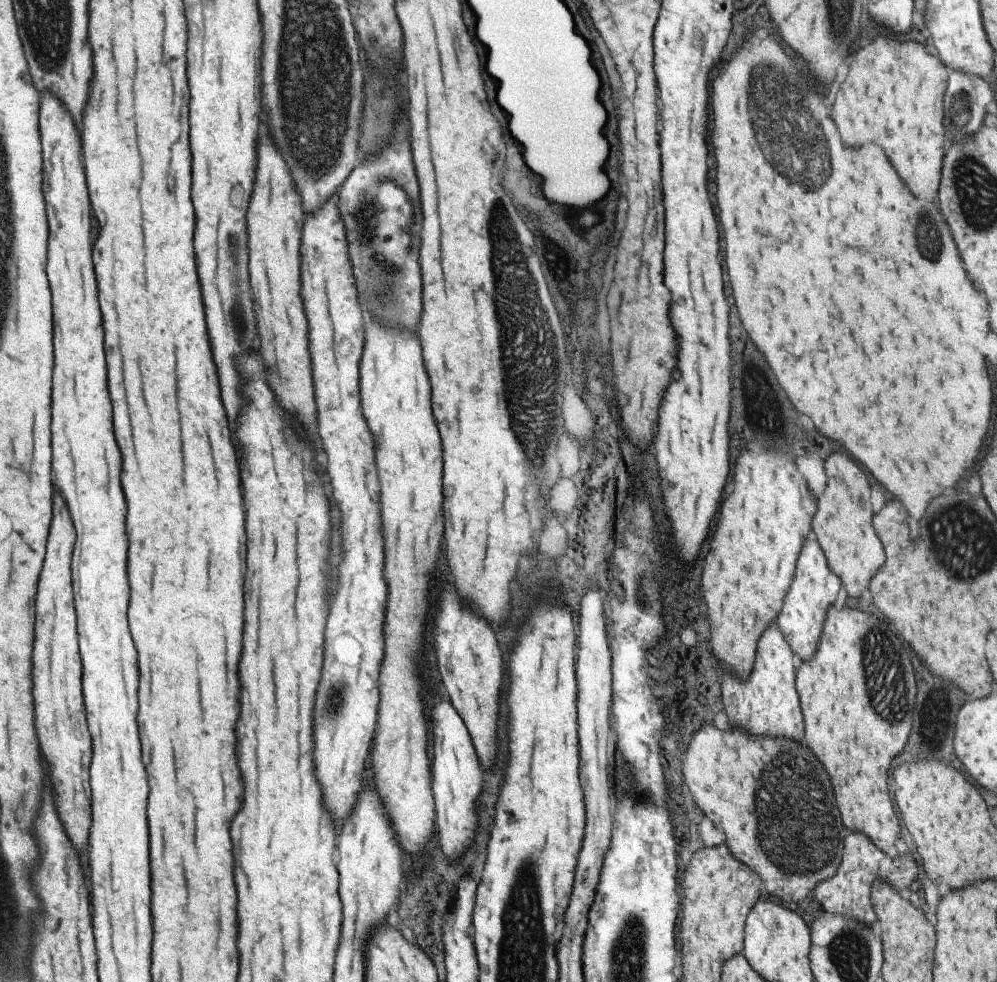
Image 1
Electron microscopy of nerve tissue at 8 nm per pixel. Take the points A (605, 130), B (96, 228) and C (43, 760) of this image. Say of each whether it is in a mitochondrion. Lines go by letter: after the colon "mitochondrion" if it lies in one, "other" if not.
A: other
B: other
C: other

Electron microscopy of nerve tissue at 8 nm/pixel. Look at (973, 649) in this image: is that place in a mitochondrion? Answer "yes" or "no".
no

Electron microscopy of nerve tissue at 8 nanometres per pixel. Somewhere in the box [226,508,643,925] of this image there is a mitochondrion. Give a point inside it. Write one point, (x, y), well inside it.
(333, 706)

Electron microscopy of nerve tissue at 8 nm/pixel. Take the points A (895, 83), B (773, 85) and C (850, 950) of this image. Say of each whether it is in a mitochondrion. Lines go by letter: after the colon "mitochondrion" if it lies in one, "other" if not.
A: other
B: mitochondrion
C: mitochondrion

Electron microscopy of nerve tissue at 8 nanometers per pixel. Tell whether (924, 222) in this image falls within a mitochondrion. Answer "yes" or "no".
yes

